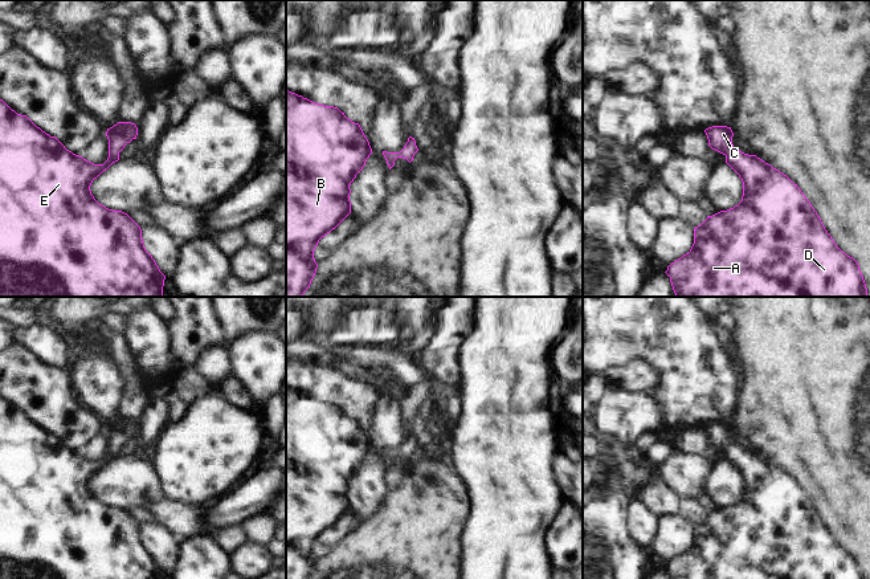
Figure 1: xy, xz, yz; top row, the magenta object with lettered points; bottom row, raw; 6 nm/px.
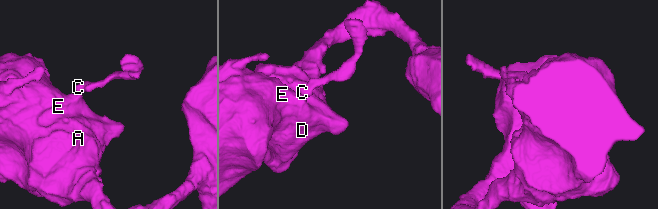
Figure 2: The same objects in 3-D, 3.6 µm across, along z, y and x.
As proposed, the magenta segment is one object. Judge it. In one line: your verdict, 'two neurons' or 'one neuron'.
one neuron

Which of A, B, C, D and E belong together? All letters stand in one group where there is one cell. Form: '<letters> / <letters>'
A B C D E

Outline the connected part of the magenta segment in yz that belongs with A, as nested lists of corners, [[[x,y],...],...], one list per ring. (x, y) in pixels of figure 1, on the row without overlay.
[[[712,423],[704,429],[708,443],[723,450],[726,460],[742,476],[743,493],[734,505],[707,513],[694,525],[690,549],[671,559],[665,568],[670,579],[865,579],[858,559],[837,543],[797,481],[756,452],[736,445],[731,424]]]

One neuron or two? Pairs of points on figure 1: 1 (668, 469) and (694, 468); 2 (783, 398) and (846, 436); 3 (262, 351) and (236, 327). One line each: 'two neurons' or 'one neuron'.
1: one neuron
2: one neuron
3: two neurons

